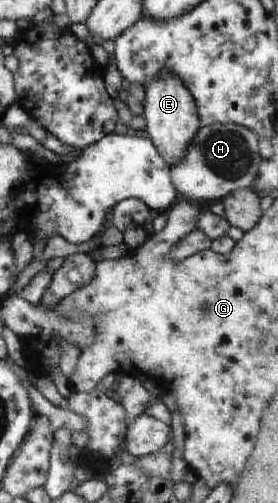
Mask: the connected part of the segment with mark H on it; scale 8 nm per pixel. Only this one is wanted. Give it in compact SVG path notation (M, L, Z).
M238 124L201 125L185 159L171 168L171 180L178 195L190 201L220 201L234 190L252 189L262 162L259 137L255 131Z

